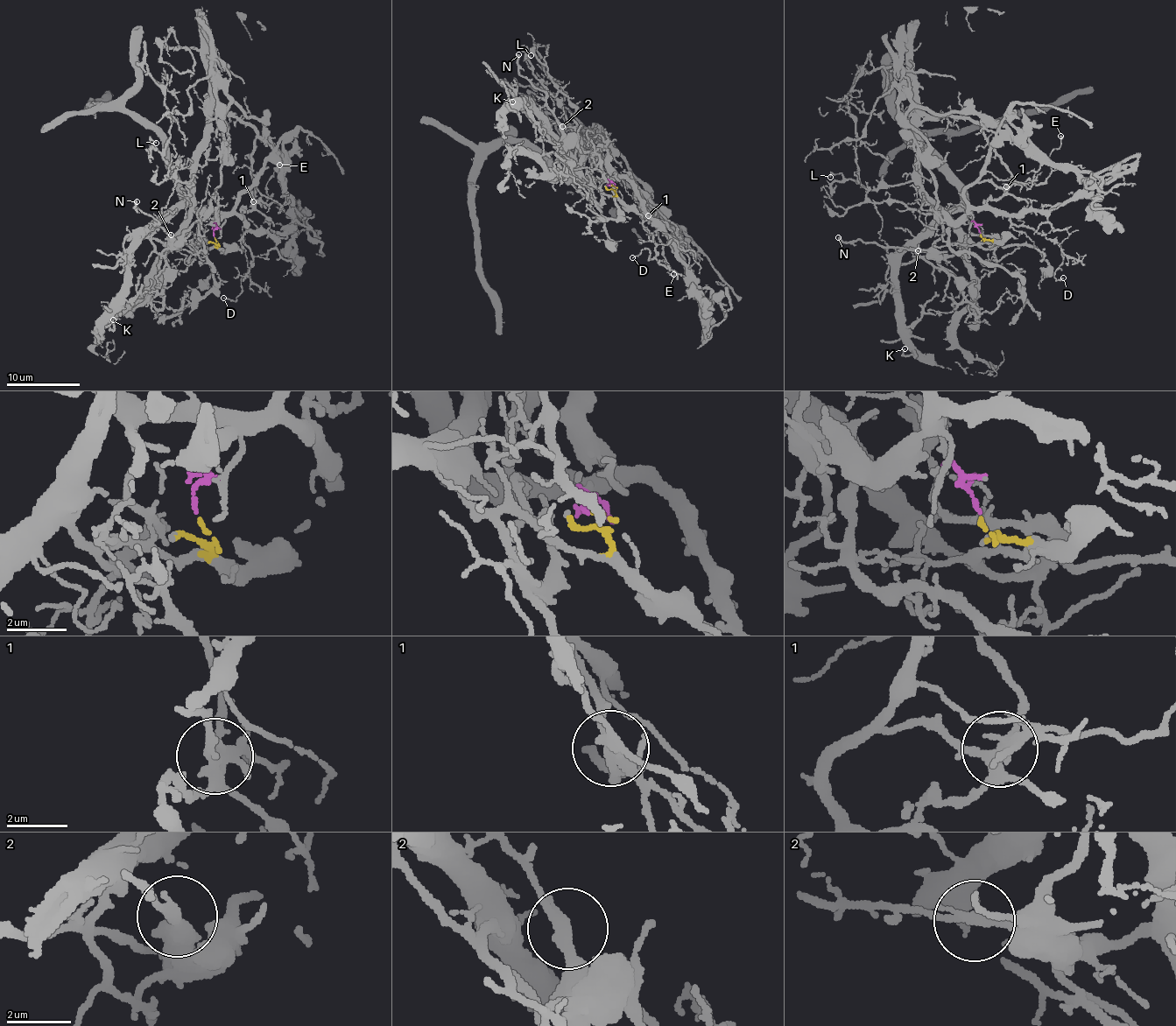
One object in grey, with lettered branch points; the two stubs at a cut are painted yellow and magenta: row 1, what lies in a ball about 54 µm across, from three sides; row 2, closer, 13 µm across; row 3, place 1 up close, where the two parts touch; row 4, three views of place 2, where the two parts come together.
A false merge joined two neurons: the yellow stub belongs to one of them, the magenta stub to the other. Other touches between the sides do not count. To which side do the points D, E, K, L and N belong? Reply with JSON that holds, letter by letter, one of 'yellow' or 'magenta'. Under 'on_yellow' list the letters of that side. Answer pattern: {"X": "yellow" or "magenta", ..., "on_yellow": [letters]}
{"D": "magenta", "E": "magenta", "K": "magenta", "L": "yellow", "N": "yellow", "on_yellow": ["L", "N"]}

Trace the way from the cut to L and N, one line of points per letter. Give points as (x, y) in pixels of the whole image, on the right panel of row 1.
L: (981, 234), (983, 238), (980, 245), (913, 183), (870, 189), (840, 174), (832, 174), (830, 177)
N: (981, 234), (980, 245), (970, 243), (957, 253), (937, 256), (932, 251), (884, 247), (838, 236)

